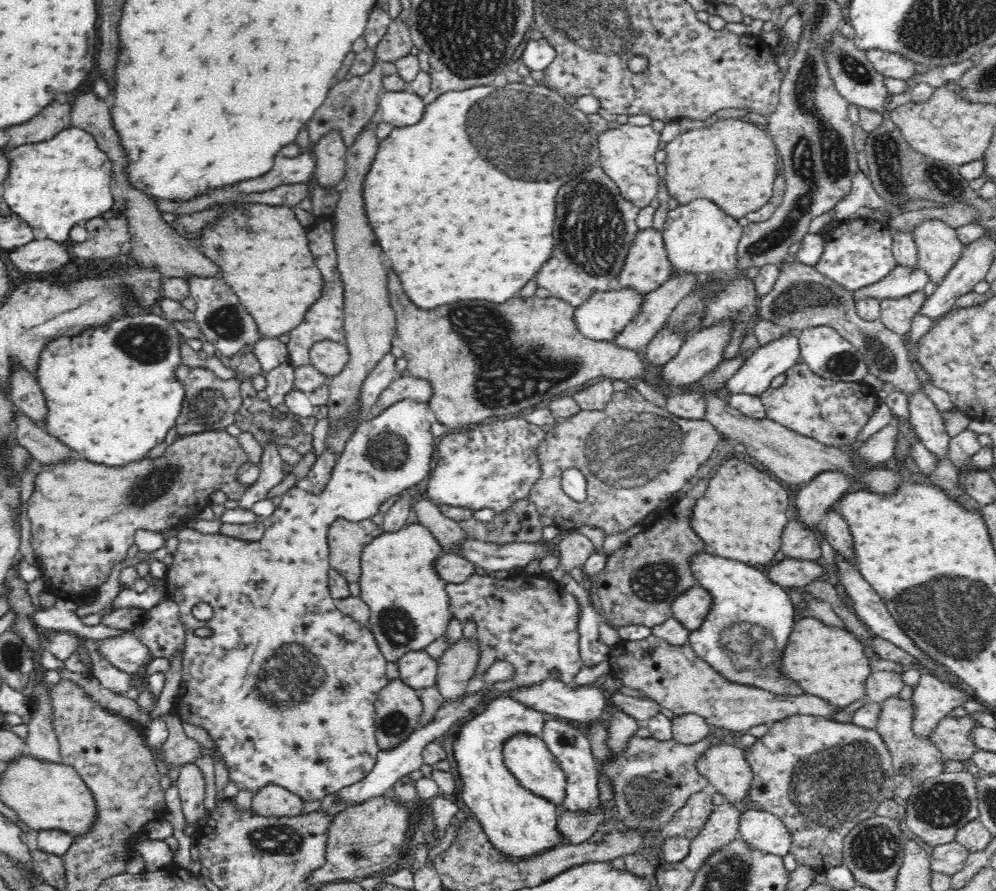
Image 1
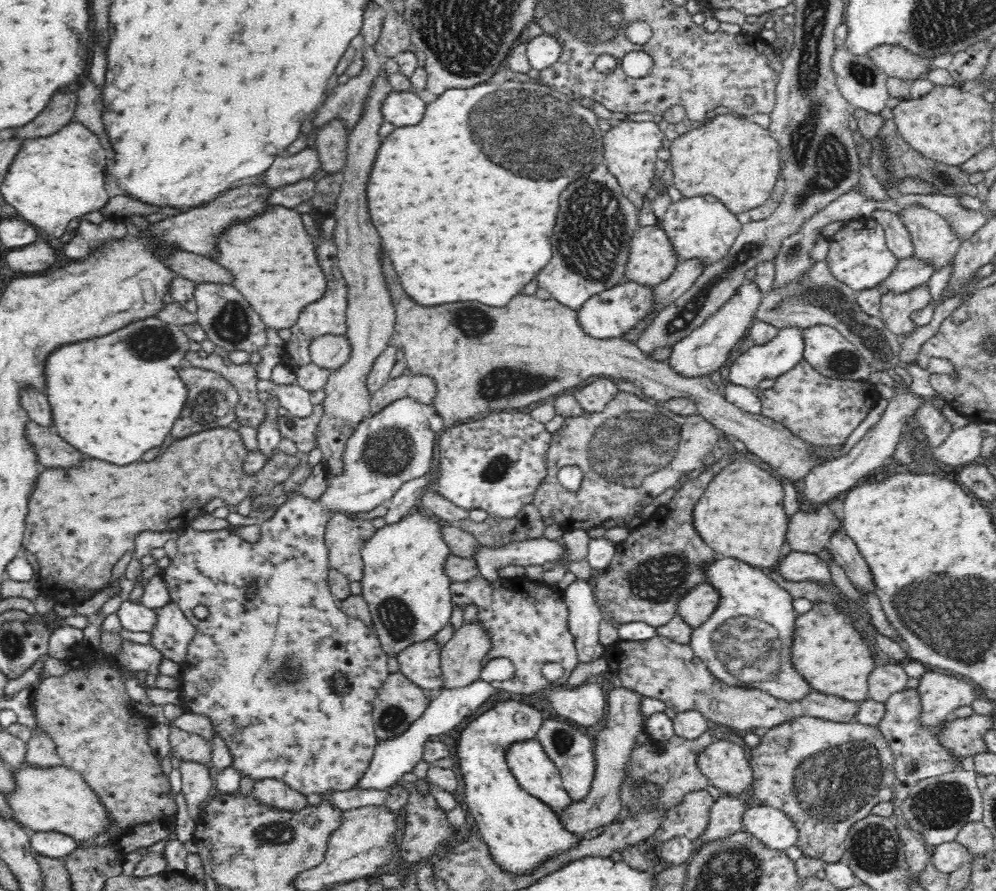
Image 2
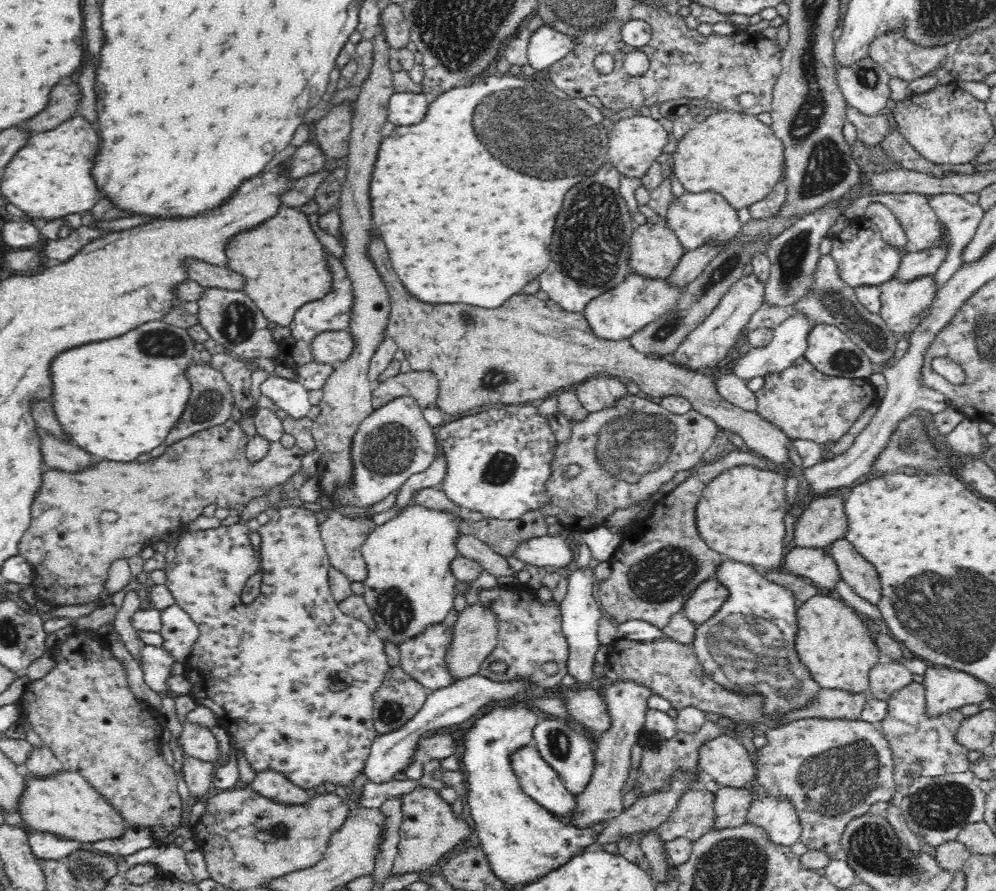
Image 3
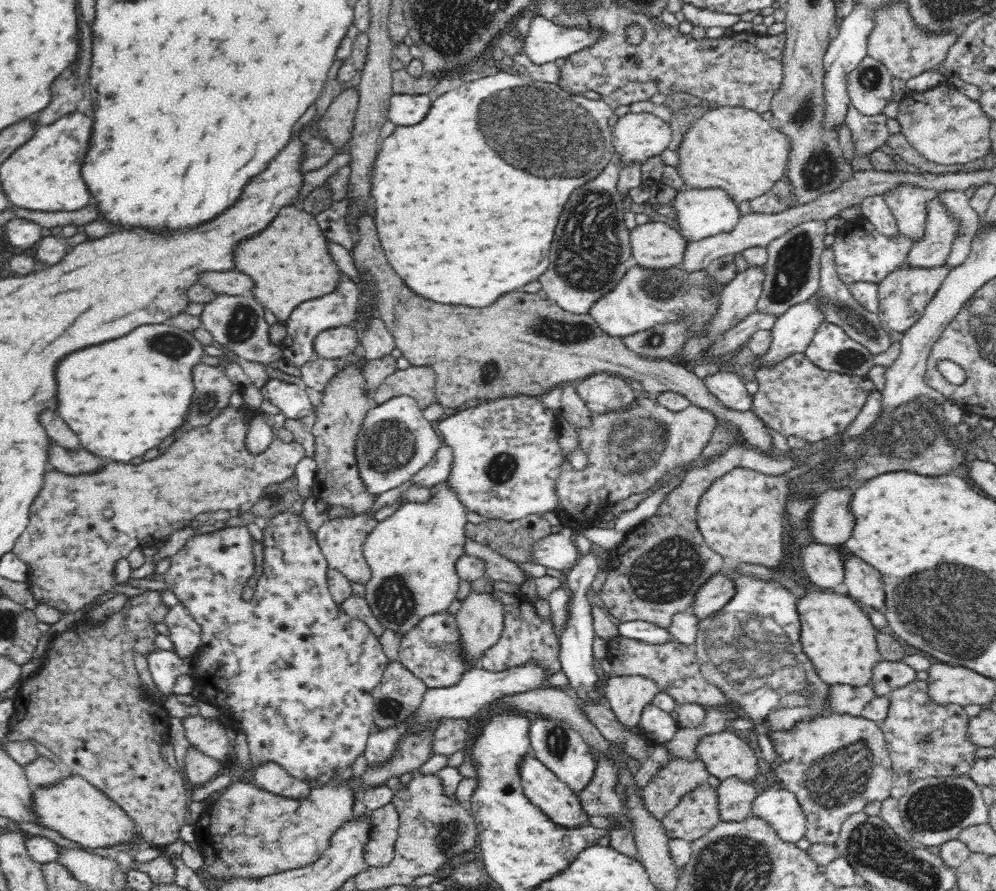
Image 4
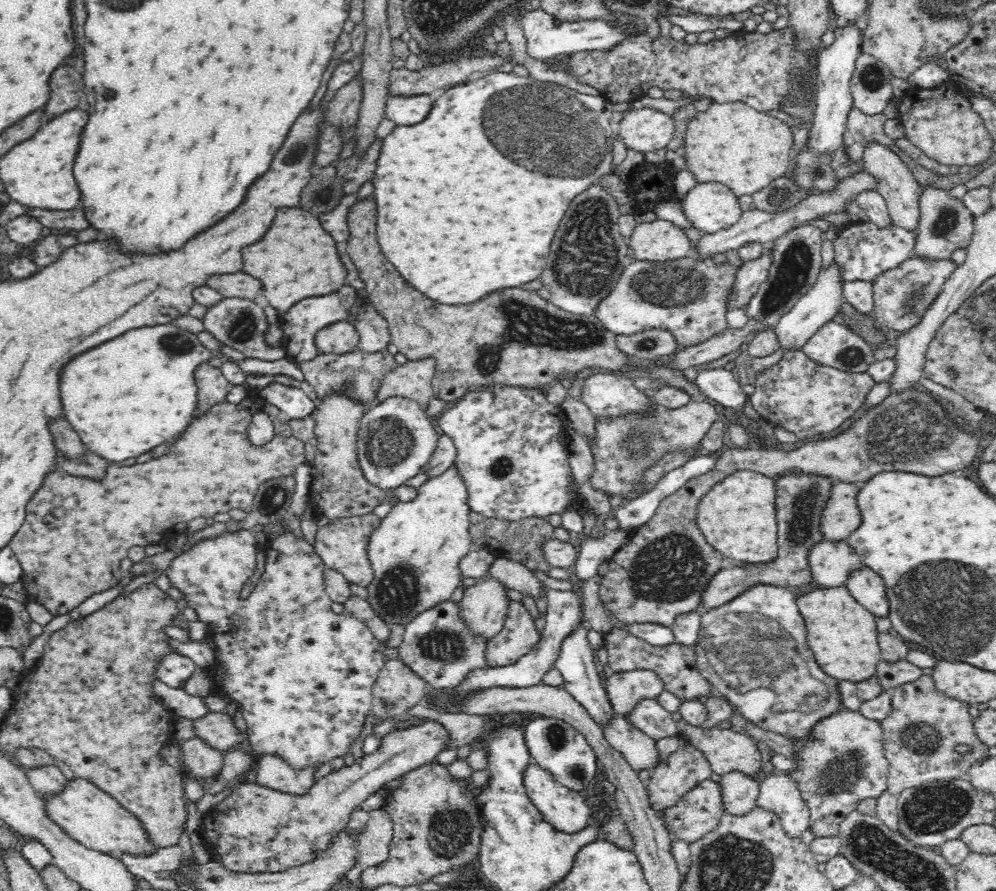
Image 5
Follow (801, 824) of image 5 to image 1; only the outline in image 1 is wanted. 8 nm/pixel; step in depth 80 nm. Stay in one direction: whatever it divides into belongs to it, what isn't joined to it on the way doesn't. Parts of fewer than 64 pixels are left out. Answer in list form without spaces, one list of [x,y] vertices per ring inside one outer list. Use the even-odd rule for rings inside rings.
[[[764,809],[748,810],[741,815],[739,836],[758,849],[780,856],[788,854],[792,846],[792,832],[785,822]]]

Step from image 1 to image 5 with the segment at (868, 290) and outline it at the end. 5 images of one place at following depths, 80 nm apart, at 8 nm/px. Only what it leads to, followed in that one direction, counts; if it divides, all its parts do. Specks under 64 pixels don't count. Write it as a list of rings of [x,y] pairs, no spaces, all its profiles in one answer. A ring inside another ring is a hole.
[[[932,184],[921,186],[920,200],[918,200],[917,244],[913,255],[923,258],[938,258],[939,260],[950,259],[956,250],[965,250],[972,243],[975,232],[975,216],[966,207],[960,197],[951,194],[951,190],[938,188]]]

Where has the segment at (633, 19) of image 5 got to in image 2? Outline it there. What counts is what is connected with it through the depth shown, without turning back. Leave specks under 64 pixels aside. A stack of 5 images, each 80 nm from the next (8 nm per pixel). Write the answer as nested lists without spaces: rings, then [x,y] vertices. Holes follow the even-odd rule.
[[[550,33],[540,34],[529,40],[527,46],[527,59],[531,68],[543,71],[552,66],[564,52],[564,45]]]

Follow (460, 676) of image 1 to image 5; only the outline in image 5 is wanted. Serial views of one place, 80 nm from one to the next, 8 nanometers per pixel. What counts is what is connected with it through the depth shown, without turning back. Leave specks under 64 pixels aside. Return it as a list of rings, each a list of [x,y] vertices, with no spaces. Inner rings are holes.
[[[488,575],[464,591],[460,608],[470,627],[490,638],[505,626],[510,602],[508,587],[500,579]]]

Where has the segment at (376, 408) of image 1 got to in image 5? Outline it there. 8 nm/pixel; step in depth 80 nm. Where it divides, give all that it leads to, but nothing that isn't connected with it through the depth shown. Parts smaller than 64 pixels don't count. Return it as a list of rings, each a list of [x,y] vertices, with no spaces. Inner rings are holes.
[[[427,356],[421,359],[408,359],[406,364],[389,370],[378,389],[378,400],[400,396],[415,400],[421,407],[426,408],[435,391],[431,385],[431,380],[435,375],[435,366],[436,359]]]

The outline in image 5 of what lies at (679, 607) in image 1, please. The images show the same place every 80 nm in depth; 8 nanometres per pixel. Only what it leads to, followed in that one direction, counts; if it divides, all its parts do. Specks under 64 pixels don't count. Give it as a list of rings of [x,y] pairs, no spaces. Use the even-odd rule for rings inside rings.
[[[790,470],[784,475],[778,475],[774,479],[774,486],[776,486],[776,518],[778,518],[778,554],[774,560],[766,562],[766,564],[748,564],[748,566],[732,566],[732,568],[722,568],[716,576],[710,580],[710,586],[704,590],[702,594],[702,610],[710,607],[718,607],[726,601],[736,598],[742,592],[754,588],[756,584],[766,584],[770,586],[782,588],[800,588],[804,584],[813,582],[813,574],[810,570],[810,561],[808,556],[810,548],[814,548],[824,540],[824,533],[822,533],[822,514],[824,508],[830,500],[832,488],[837,482],[830,476],[823,476],[823,474],[810,474],[802,470]]]

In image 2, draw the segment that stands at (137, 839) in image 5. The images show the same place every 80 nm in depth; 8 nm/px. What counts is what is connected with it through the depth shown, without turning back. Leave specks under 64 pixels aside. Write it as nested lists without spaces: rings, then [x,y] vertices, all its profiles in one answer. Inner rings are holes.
[[[26,764],[22,768],[18,767],[15,775],[18,786],[5,798],[15,817],[24,826],[38,832],[64,834],[82,844],[96,841],[114,828],[113,816],[81,773],[62,765],[54,768],[34,768]]]

